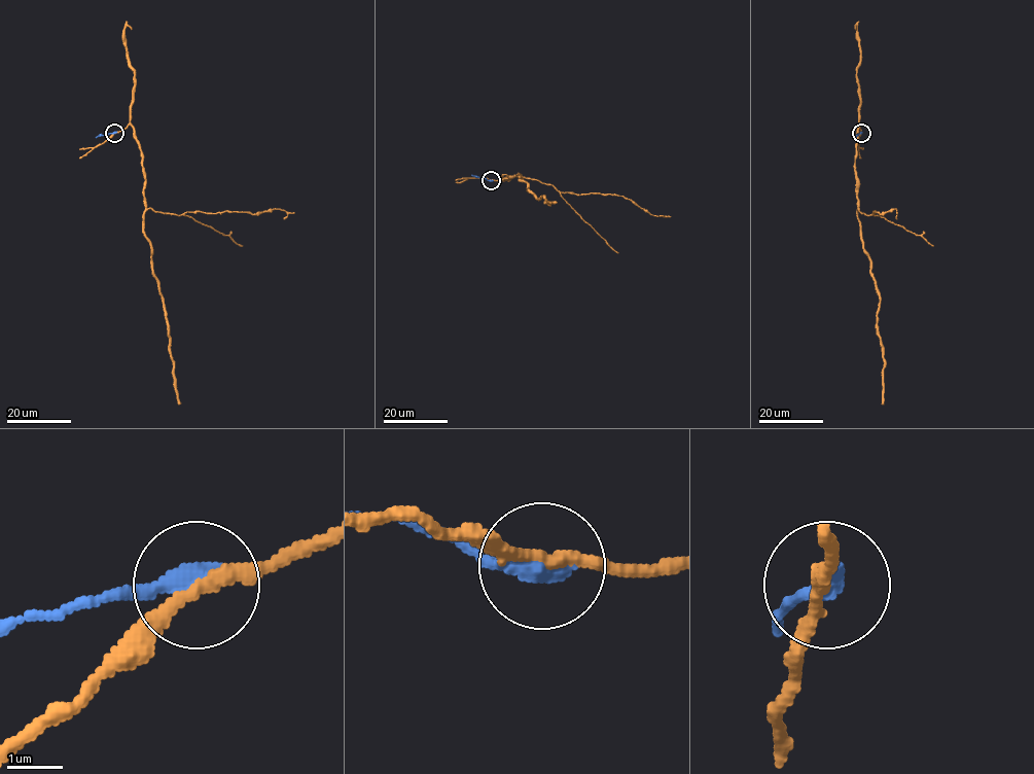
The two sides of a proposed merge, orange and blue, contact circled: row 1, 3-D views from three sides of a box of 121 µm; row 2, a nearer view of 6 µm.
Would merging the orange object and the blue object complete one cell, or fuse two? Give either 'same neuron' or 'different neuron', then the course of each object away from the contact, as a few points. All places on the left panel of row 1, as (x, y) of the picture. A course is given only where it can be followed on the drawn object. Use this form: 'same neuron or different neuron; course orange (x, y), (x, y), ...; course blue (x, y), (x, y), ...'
different neuron; course orange (115, 133), (130, 125), (139, 146), (144, 180), (144, 235), (150, 245), (151, 274), (162, 296), (179, 405); course blue (115, 133), (96, 137)

